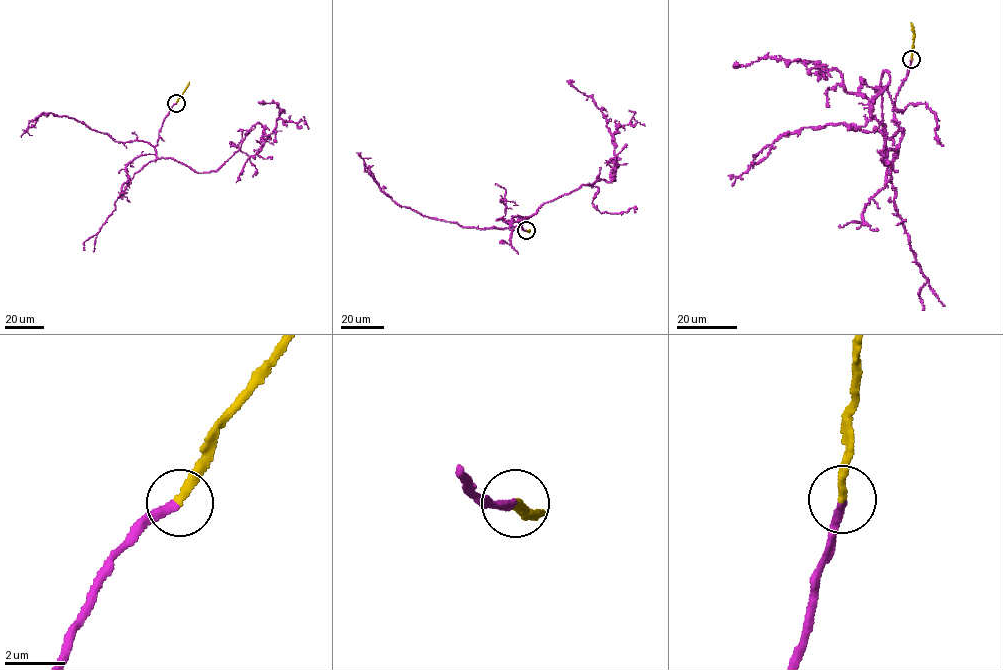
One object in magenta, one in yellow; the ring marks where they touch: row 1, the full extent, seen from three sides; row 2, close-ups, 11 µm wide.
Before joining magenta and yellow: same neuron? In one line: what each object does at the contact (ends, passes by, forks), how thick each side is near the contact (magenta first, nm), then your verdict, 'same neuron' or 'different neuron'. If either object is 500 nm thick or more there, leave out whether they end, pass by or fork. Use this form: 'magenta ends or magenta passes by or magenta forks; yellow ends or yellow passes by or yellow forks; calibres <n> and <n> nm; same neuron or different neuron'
magenta ends; yellow ends; calibres 280 and 280 nm; same neuron

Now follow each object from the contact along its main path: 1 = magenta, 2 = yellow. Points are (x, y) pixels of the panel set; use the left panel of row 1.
1: (176, 103), (159, 130), (156, 156), (205, 173), (239, 149), (257, 122), (266, 141), (281, 111), (264, 103)
2: (176, 103), (189, 82)

